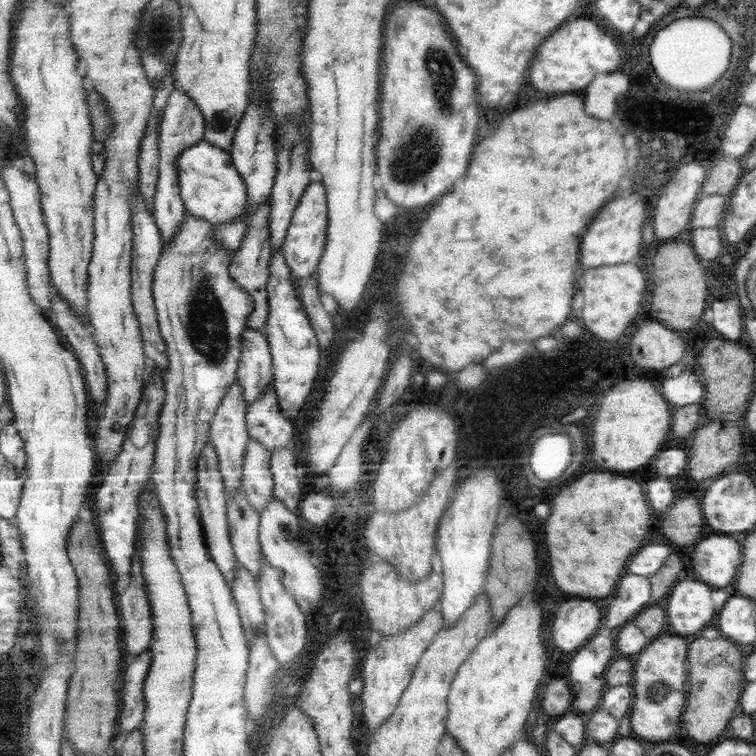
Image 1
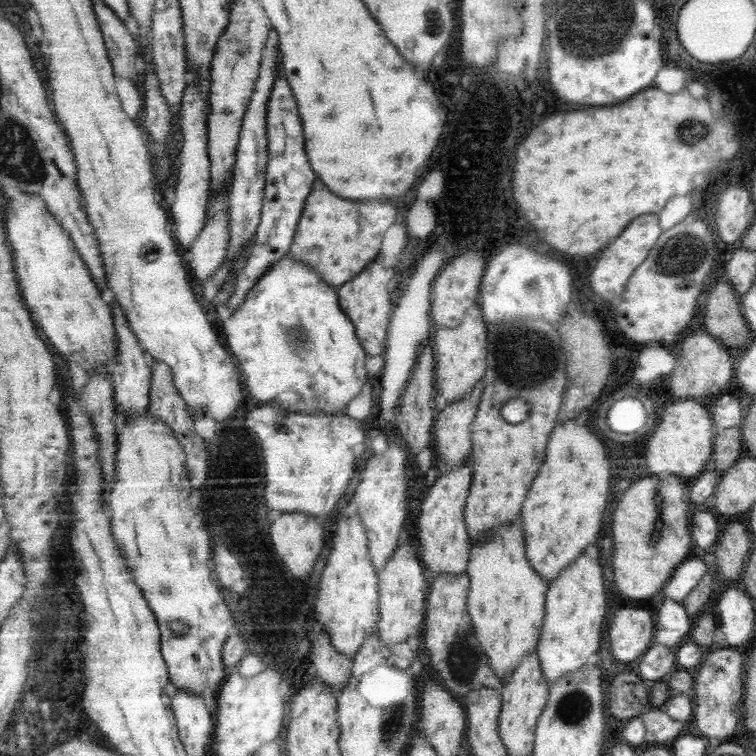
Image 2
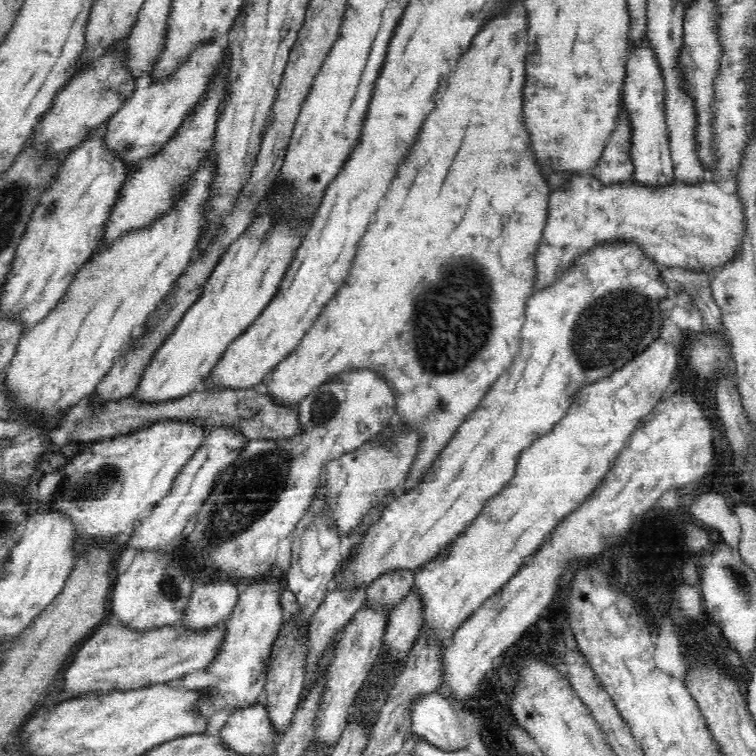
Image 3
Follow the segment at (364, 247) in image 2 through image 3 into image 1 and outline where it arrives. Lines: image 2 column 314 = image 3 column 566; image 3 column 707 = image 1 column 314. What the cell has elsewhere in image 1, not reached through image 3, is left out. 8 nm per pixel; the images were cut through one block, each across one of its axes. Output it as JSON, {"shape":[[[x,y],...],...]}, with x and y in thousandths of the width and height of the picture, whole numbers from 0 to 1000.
{"shape":[[[417,237],[406,246],[406,251],[403,251],[403,257],[401,257],[401,262],[398,262],[398,267],[396,267],[396,272],[389,280],[388,291],[374,324],[377,343],[380,343],[385,360],[388,360],[388,368],[392,372],[406,370],[421,360],[422,348],[431,331],[435,299],[433,246],[427,239]]]}

